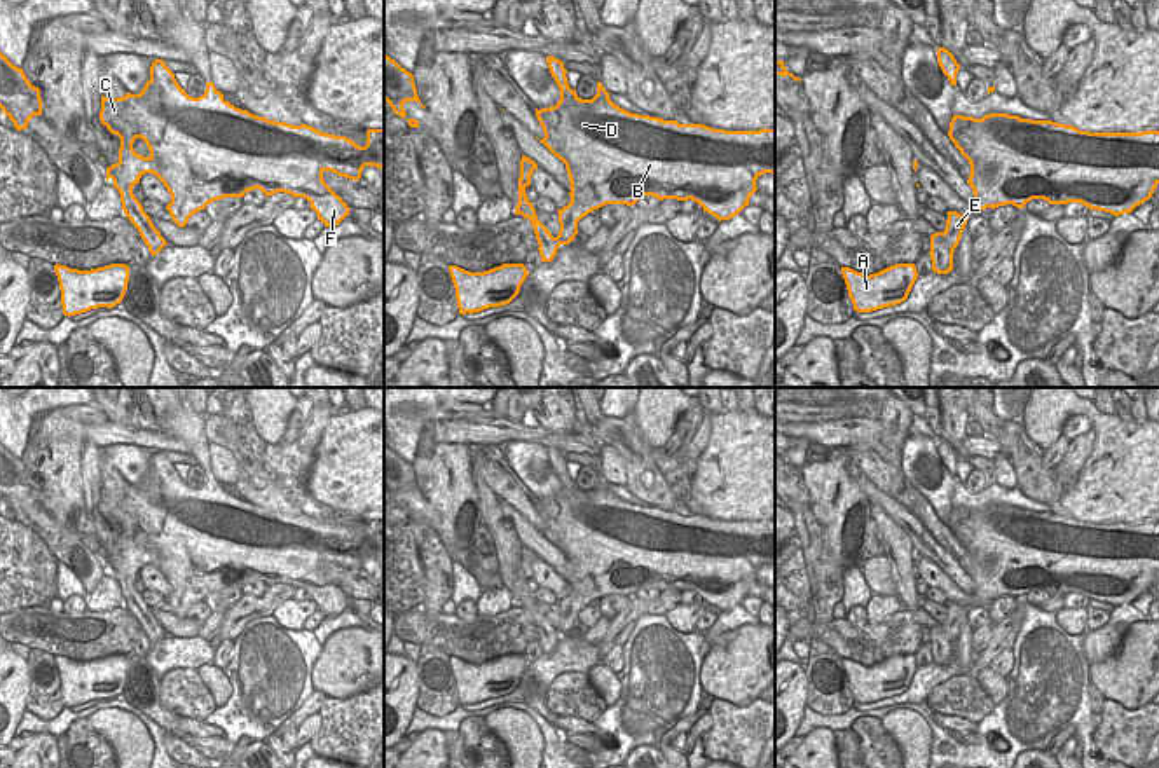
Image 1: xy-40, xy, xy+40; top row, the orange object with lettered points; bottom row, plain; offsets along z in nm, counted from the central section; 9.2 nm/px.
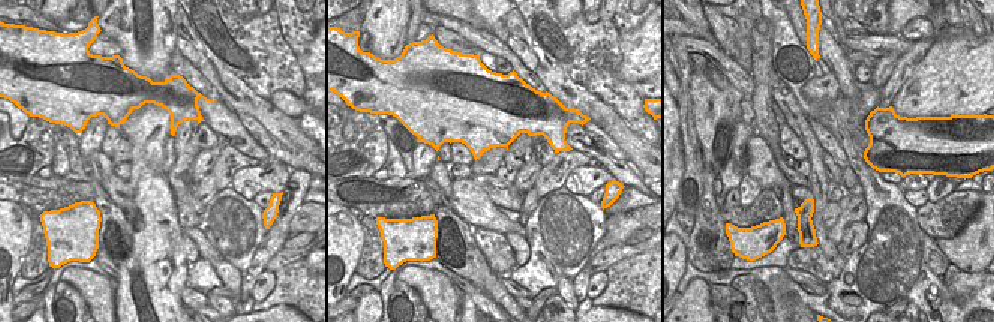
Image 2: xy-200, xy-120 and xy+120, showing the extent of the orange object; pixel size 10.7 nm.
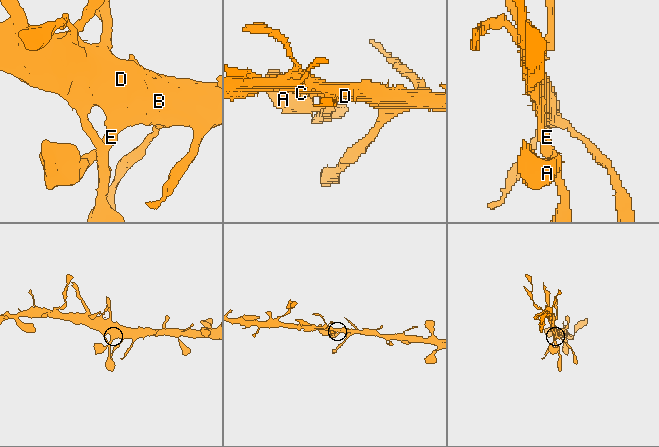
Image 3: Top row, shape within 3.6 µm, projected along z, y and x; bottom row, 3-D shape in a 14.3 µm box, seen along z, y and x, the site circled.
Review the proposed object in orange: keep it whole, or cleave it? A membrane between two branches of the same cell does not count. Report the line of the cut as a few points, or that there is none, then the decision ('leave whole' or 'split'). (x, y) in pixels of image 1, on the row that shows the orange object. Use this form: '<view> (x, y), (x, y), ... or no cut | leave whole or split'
no cut | leave whole

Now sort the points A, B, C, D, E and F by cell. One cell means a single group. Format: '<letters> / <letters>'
A B C D E F

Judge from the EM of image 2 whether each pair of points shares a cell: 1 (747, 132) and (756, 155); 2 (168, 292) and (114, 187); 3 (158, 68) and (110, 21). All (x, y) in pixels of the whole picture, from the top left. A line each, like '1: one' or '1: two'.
1: two
2: two
3: one

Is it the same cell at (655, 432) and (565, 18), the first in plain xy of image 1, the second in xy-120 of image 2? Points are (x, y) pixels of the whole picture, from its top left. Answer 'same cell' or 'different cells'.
same cell

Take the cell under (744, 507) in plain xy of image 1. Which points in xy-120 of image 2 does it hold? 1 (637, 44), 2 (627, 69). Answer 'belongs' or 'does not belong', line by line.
1: belongs
2: belongs

